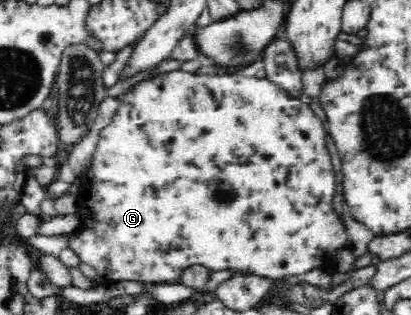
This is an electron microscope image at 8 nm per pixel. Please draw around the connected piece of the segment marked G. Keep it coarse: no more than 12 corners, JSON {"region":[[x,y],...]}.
{"region":[[267,77],[122,95],[68,247],[105,282],[347,245],[323,121]]}

